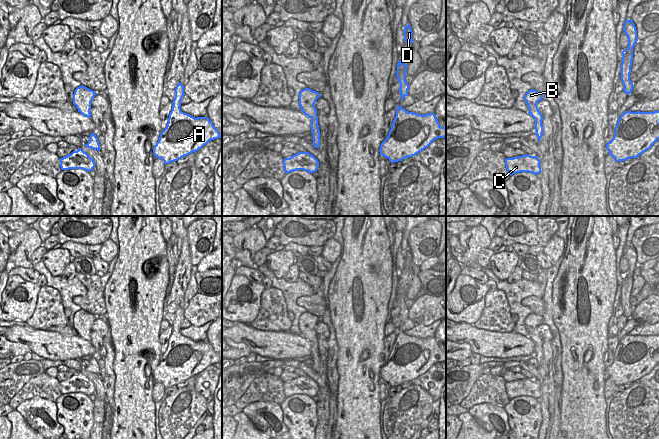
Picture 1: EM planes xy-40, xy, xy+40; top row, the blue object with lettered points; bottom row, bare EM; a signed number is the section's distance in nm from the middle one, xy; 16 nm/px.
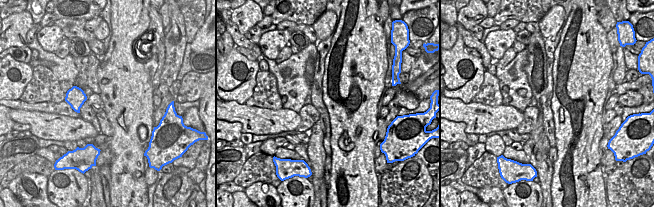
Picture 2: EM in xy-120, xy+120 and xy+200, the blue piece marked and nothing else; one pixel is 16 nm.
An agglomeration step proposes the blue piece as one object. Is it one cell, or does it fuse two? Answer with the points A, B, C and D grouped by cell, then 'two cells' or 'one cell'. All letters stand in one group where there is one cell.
A B C D | one cell

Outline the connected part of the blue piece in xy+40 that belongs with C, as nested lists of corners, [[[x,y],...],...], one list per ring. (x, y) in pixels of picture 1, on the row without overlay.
[[[528,378],[506,382],[505,389],[510,400],[520,396],[529,396],[535,399],[541,396],[540,384],[538,381]]]

